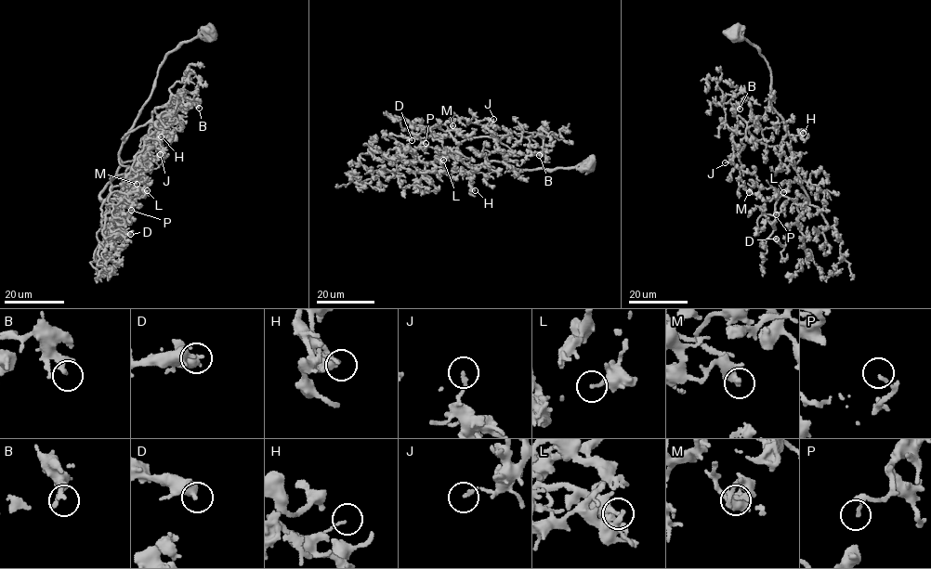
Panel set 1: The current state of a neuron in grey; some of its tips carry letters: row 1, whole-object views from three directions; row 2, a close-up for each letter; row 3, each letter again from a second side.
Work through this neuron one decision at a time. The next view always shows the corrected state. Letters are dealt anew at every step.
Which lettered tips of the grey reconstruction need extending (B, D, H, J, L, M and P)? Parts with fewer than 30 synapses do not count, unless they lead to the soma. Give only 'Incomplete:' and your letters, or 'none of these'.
Incomplete: none of these

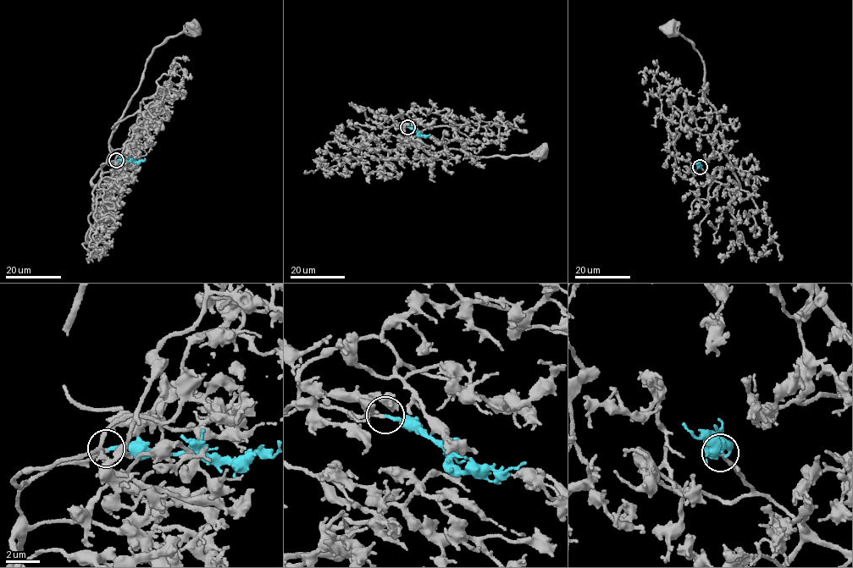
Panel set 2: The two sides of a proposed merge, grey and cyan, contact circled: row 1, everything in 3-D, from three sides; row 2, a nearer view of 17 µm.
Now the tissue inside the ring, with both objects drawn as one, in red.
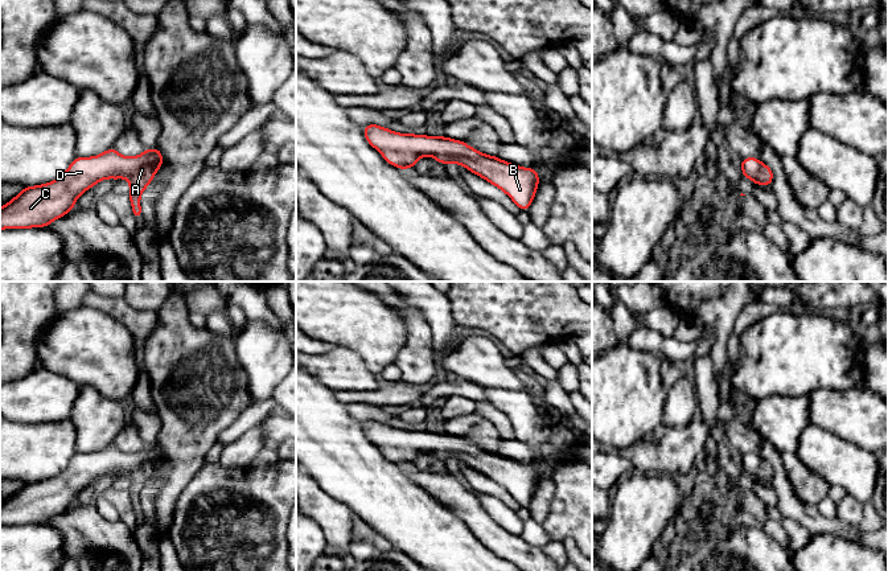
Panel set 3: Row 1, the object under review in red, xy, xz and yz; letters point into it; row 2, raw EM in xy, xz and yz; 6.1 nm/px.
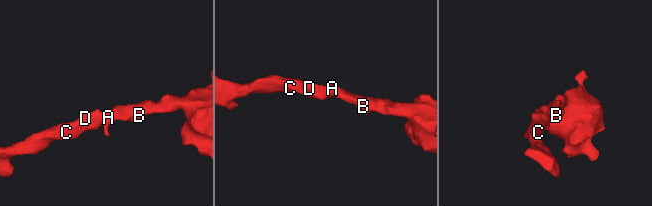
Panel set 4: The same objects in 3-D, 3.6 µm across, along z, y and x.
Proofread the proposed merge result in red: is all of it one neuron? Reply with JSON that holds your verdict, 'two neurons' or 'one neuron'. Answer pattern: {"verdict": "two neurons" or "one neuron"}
{"verdict": "one neuron"}

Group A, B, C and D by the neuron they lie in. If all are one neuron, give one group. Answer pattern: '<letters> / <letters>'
A B C D

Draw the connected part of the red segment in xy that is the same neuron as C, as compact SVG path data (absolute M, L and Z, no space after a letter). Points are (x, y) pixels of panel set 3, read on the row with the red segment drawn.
M114 147L92 157L75 157L56 181L25 186L13 200L0 208L0 230L46 227L66 215L77 198L104 178L128 178L132 215L143 218L140 196L164 164L159 148L139 156L122 156Z

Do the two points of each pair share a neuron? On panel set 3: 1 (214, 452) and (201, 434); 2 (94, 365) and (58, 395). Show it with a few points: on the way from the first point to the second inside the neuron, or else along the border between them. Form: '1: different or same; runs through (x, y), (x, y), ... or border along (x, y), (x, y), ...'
1: different; border along (216, 443), (206, 454), (205, 463)
2: different; border along (45, 369), (62, 374), (82, 386)

